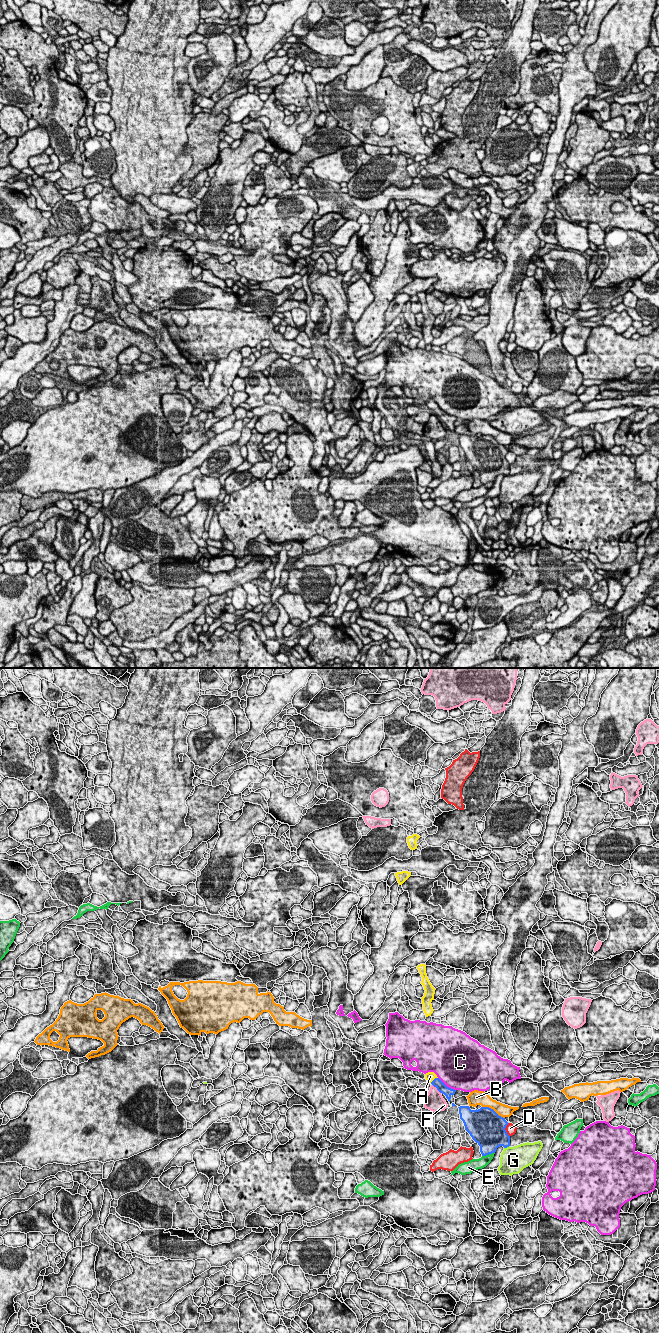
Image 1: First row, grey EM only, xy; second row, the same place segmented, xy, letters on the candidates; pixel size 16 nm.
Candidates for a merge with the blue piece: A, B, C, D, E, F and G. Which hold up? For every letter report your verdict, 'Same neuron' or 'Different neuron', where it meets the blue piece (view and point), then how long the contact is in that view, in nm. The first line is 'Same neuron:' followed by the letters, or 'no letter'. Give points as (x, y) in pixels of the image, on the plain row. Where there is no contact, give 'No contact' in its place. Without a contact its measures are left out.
Same neuron: A
A: Same neuron. Touches blue at xy (434, 407). Shared border 150 nm
B: Different neuron. Touches blue at xy (492, 437). Shared border 420 nm
C: Different neuron. Touches blue at xy (446, 414). Shared border 360 nm
D: Different neuron. Touches blue at xy (505, 458). Shared border 220 nm
E: Different neuron. Touches blue at xy (488, 482). Shared border 220 nm
F: Different neuron. Touches blue at xy (437, 417). Shared border 200 nm
G: Different neuron. Touches blue at xy (506, 475). Shared border 110 nm

